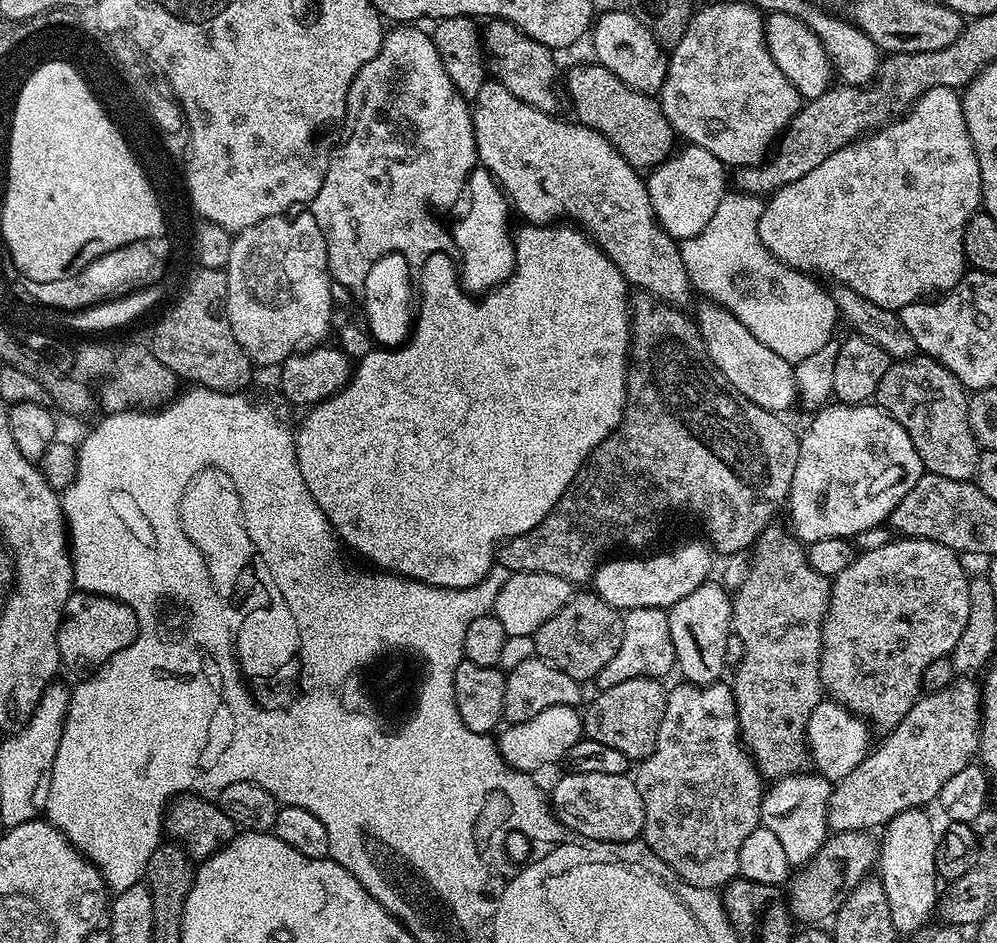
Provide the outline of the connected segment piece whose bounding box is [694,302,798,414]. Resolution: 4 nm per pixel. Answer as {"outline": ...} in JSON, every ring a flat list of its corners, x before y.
{"outline":[[704,302,697,312,694,312,696,329,700,331,702,342,706,346,706,354,710,354,710,362,718,366,718,370,738,390,738,394,746,394,754,406,762,406,768,412,787,413,787,408,798,400,798,385,796,369,793,361,782,358,782,354,774,354,770,346,762,346,730,310,720,304]]}

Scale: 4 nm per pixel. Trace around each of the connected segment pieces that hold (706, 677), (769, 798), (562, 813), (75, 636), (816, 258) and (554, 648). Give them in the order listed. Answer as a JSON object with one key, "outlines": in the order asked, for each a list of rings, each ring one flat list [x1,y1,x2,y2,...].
{"outlines":[[[706,582,686,598,674,602,667,609,670,638,674,642,676,668,690,684,714,684,726,669,726,642,732,631,732,601,729,589,723,583]],[[819,774,808,775,782,776,771,781,760,798,760,824,782,842,782,850,786,850,786,858,792,866,807,864,830,835,828,799,834,787,833,781]],[[571,770,565,773,552,792,550,788,550,803,557,820,577,837,614,846,618,842,628,844,643,833,646,810,642,806,642,794,638,794,638,786,631,775,586,774]],[[79,590,67,599,58,632,59,656,65,669,84,672,80,674,101,669,114,654,128,648,136,639,139,639,137,616,120,600]],[[935,88,926,90,907,112,899,118,871,131,867,136,855,140,842,150,838,150,826,158,819,166,814,166,810,174,802,174,798,182,790,182,786,186,777,188,771,196,767,197,762,215,758,220,760,241,766,246,770,254,774,254,783,264,789,264,800,272,815,274,825,281,833,280,833,285,854,290,866,302,874,302,874,306,882,306,899,310,907,304,917,303,921,298,931,297,933,294,944,294,964,277,966,261,964,259,964,231,966,222,981,207,980,199,980,171,978,158,974,154,974,146,970,142,970,134,966,130,966,118,962,114,962,96,955,88]],[[577,591,554,618,542,622,538,626,534,637,536,642,536,656,545,660,550,666,562,670,570,678,577,682,595,681,596,675,618,654,618,646,622,646,622,634,624,633,624,617,621,609,610,606,595,591]]]}

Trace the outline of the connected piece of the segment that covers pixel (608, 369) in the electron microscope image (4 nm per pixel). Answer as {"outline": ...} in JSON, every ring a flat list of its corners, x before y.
{"outline":[[557,222,557,223,555,223,555,224,530,224,530,223,525,223,525,224,524,224,524,225,523,225,523,227,524,227,524,229,522,229,522,230,521,230,521,232,520,232,520,233,518,233,518,234,517,234,517,233,515,233,515,236,514,236,514,243,515,243,515,251,516,251,516,268,515,268,515,269,514,269,514,270,513,270,513,272,512,272,512,276,511,276,511,277,509,277,509,279,508,279,508,280,507,280,507,281,505,281,505,282,504,282,504,283,502,283,502,284,499,284,499,285,497,285,497,286,496,286,496,287,495,287,495,288,493,288,493,289,492,289,492,290,491,290,491,291,487,291,487,292,485,292,485,293,483,293,483,295,481,295,481,296,480,296,480,297,479,297,479,298,477,298,477,297,476,297,476,296,475,296,475,295,472,295,472,294,469,294,469,293,468,293,468,292,466,292,466,291,465,291,465,289,464,289,464,287,463,287,463,285,462,285,462,284,461,284,461,273,460,273,460,272,459,272,459,271,458,271,458,264,457,264,457,261,456,261,456,260,455,260,455,259,453,259,453,257,451,257,451,256,447,256,447,255,446,255,446,253,434,253,434,254,430,254,430,256,429,256,429,257,428,257,428,258,426,258,426,259,425,259,425,260,423,260,423,263,422,263,422,265,421,265,421,266,420,266,420,267,419,267,419,270,420,270,420,269,421,269,421,270,420,270,420,286,419,286,419,282,418,282,418,302,419,302,419,298,420,298,420,308,419,308,419,304,418,304,418,311,417,311,417,312,416,312,416,313,415,313,415,316,414,316,414,327,413,327,413,328,412,328,412,329,411,329,411,335,410,335,410,339,409,339,409,340,408,340,408,341,407,341,407,343,405,343,405,344,404,344,404,345,403,345,403,346,400,346,400,347,397,347,397,348,396,348,396,349,395,349,395,350,373,350,373,351,372,351,372,352,370,352,370,353,368,353,368,354,366,354,366,356,365,356,365,357,362,357,362,358,361,358,361,359,360,359,360,360,358,360,358,361,355,361,355,364,354,364,354,367,353,367,353,370,352,370,352,374,351,374,351,376,349,376,349,378,348,378,348,382,347,382,347,384,345,384,345,385,344,385,344,387,343,387,343,388,341,388,341,389,340,389,340,391,339,391,339,392,336,392,336,393,334,393,334,395,333,395,333,396,331,396,331,397,330,397,330,398,326,398,326,399,325,399,325,400,324,400,324,401,322,401,322,403,320,403,320,404,314,404,314,405,311,405,311,407,309,407,309,408,308,408,308,409,307,409,307,411,305,411,305,412,308,412,308,413,306,413,306,414,305,414,305,416,304,416,304,421,302,421,302,422,301,422,301,424,300,424,300,429,299,429,299,428,298,428,298,427,297,427,297,428,296,428,296,429,295,429,295,432,294,432,294,439,295,439,295,441,296,441,296,457,297,457,297,458,298,458,298,470,302,470,302,478,303,478,303,479,304,479,304,481,305,481,305,482,306,482,306,486,307,486,307,487,308,487,308,489,309,489,309,490,310,490,310,494,311,494,311,495,312,495,312,497,313,497,313,498,314,498,314,502,318,502,318,506,319,506,319,507,320,507,320,509,321,509,321,510,323,510,323,511,324,511,324,513,325,513,325,514,326,514,326,518,327,518,327,519,328,519,328,520,329,520,329,521,330,521,330,523,331,523,331,524,332,524,332,531,333,531,333,532,335,532,335,533,336,533,336,535,337,535,337,537,339,537,339,539,340,539,340,540,341,540,341,541,342,541,342,544,343,544,343,547,344,547,344,548,345,548,345,549,347,549,347,551,348,551,348,548,349,548,349,550,350,550,350,551,352,551,352,552,357,552,357,554,358,554,358,555,360,555,360,556,361,556,361,558,362,558,362,559,364,559,364,560,369,560,369,562,370,562,370,563,372,563,372,564,369,564,369,565,371,565,371,567,372,567,372,568,373,568,373,569,376,569,376,570,383,570,383,571,385,571,385,572,395,572,395,573,396,573,396,575,398,575,398,576,407,576,407,577,408,577,408,579,409,579,409,580,421,580,421,581,422,581,422,583,423,583,423,584,429,584,429,585,430,585,430,586,434,586,434,587,435,587,435,588,469,588,469,587,470,587,470,586,474,586,474,585,475,585,475,584,477,584,477,583,478,583,478,582,482,582,482,581,483,581,483,580,485,580,485,579,486,579,486,578,487,578,487,576,488,576,488,574,489,574,489,572,491,572,491,571,492,571,492,569,493,569,493,567,494,567,494,565,495,565,495,564,496,564,496,563,497,563,497,560,498,560,498,549,499,549,499,548,500,548,500,547,501,547,501,545,503,545,503,544,504,544,504,543,505,543,505,542,507,542,507,541,510,541,510,540,512,540,512,539,514,539,514,538,515,538,515,536,521,536,521,535,522,535,522,534,526,534,526,533,527,533,527,532,529,532,529,531,530,531,530,530,534,530,534,526,538,526,538,522,542,522,542,521,543,521,543,520,544,520,544,519,546,519,546,518,547,518,547,517,548,517,548,515,549,515,549,514,550,514,550,510,554,510,554,506,555,506,555,505,556,505,556,504,557,504,557,503,558,503,558,501,559,501,559,500,560,500,560,499,561,499,561,498,562,498,562,494,566,494,566,490,567,490,567,489,568,489,568,488,569,488,569,486,571,486,571,484,573,484,573,482,574,482,574,481,576,481,576,475,577,475,577,474,578,474,578,473,580,473,580,469,581,469,581,468,583,468,583,467,584,467,584,464,585,464,585,463,586,463,586,461,587,461,587,460,589,460,589,459,590,459,590,457,591,457,591,456,592,456,592,451,594,451,594,449,595,449,595,448,596,448,596,447,597,447,597,446,599,446,599,445,600,445,600,443,601,443,601,442,602,442,602,441,603,441,603,440,605,440,605,438,607,438,607,436,609,436,609,434,610,434,610,433,611,433,611,432,614,432,614,431,616,431,616,427,618,427,618,426,619,426,619,424,620,424,620,423,621,423,621,422,622,422,622,418,623,418,623,417,624,417,624,408,625,408,625,406,626,406,626,405,627,405,627,404,628,404,628,361,629,361,629,359,630,359,630,345,631,345,631,343,632,343,632,329,631,329,631,327,630,327,630,295,629,295,629,296,628,296,628,292,629,292,629,293,630,293,630,285,629,285,629,283,628,283,628,281,627,281,627,280,625,280,625,279,624,279,624,276,623,276,623,274,621,274,621,273,620,273,620,271,619,271,619,270,618,270,618,266,614,266,614,262,613,262,613,261,612,261,612,259,611,259,611,258,609,258,609,256,607,256,607,254,605,254,605,253,604,253,604,252,603,252,603,250,601,250,601,248,600,248,600,247,599,247,599,246,598,246,598,245,596,245,596,241,595,241,595,240,593,240,593,239,592,239,592,237,591,237,591,236,589,236,589,235,588,235,588,233,587,233,587,232,585,232,585,231,583,231,583,230,581,230,581,229,580,229,580,228,579,228,579,227,576,227,576,226,569,226,569,225,568,225,568,224,567,224,567,223,564,223,564,222]]}

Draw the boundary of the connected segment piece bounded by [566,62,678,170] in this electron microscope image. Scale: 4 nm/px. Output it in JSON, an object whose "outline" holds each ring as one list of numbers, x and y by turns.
{"outline":[[589,62,585,68,572,68,568,72,566,96,572,99,575,119,602,134,637,170,651,170,667,160,674,151,678,137,659,103,649,93,626,86,601,64]]}

